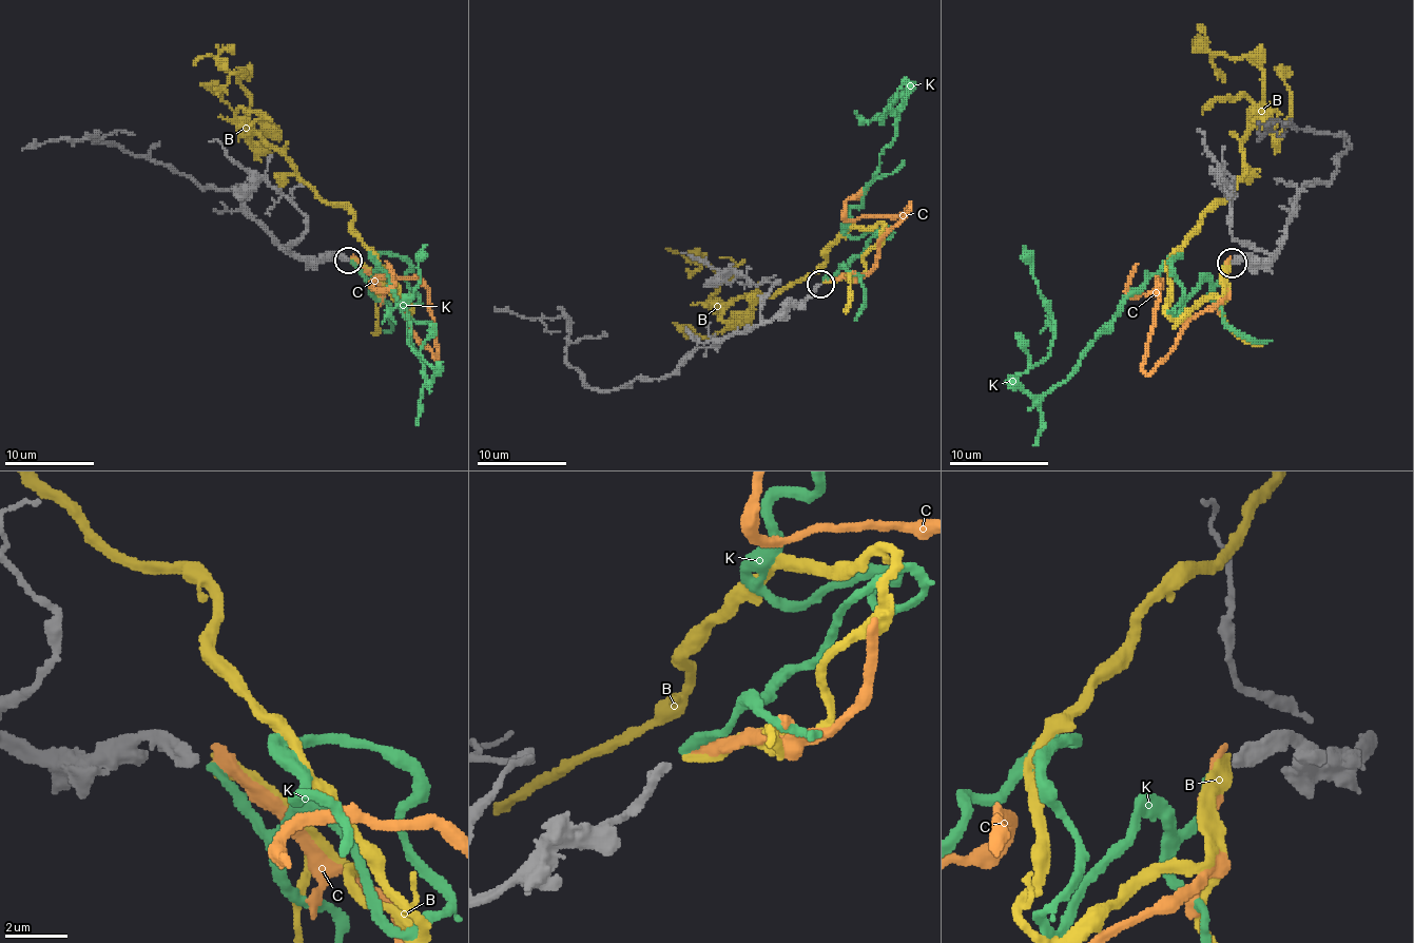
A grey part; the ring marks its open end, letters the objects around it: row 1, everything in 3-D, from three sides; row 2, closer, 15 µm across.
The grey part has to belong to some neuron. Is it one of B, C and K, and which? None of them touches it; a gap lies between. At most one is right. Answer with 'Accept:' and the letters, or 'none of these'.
Accept: B

